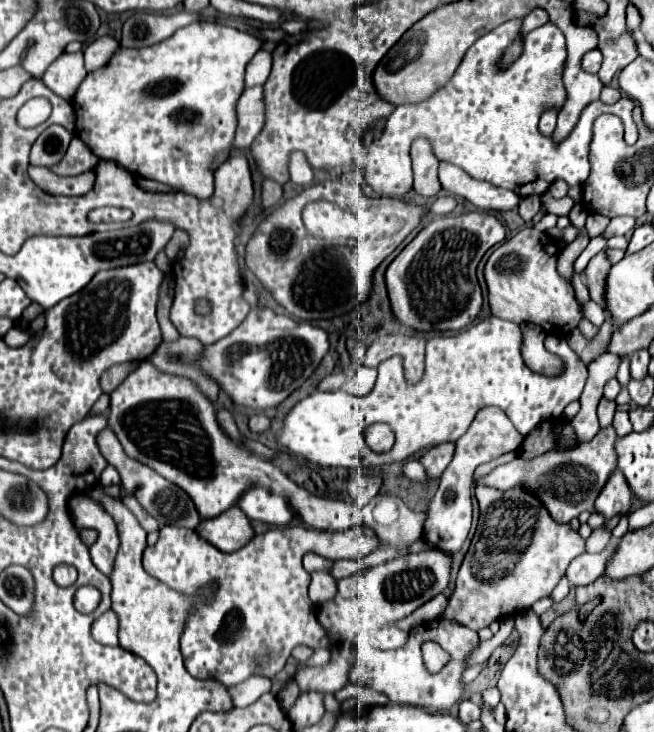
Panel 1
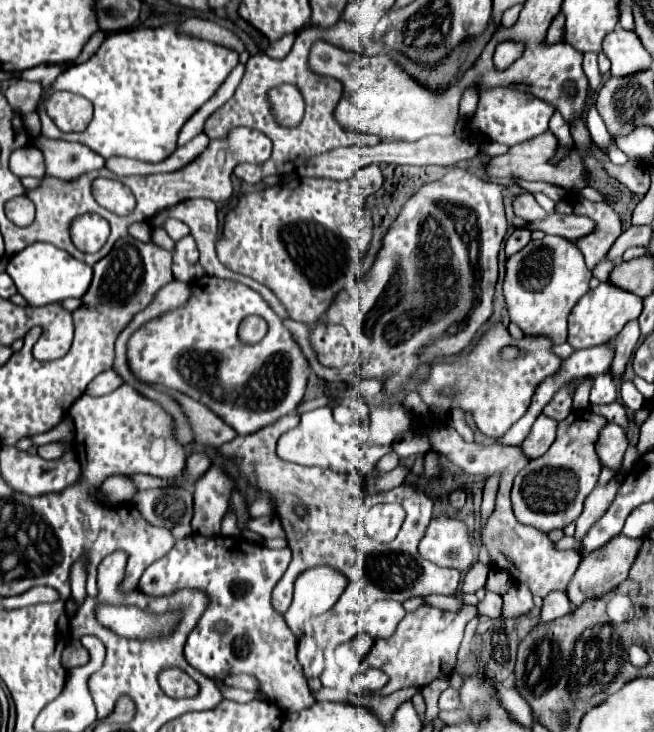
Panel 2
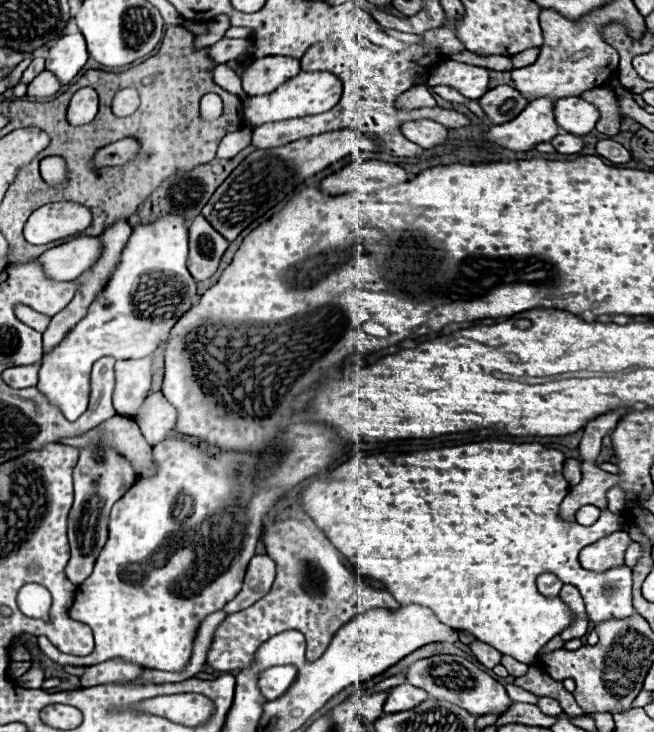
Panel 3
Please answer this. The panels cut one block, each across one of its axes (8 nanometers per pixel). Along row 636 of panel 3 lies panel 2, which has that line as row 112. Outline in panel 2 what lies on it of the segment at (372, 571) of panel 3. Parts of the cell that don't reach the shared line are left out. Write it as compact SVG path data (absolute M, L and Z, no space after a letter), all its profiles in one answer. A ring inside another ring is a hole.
M492 88L492 90L484 90L480 94L478 110L470 118L468 128L472 132L480 132L480 134L488 136L494 142L514 146L514 144L520 144L524 140L530 140L530 138L542 134L548 128L548 120L552 116L552 112L554 112L552 104L548 104L528 92L520 92L514 88Z

